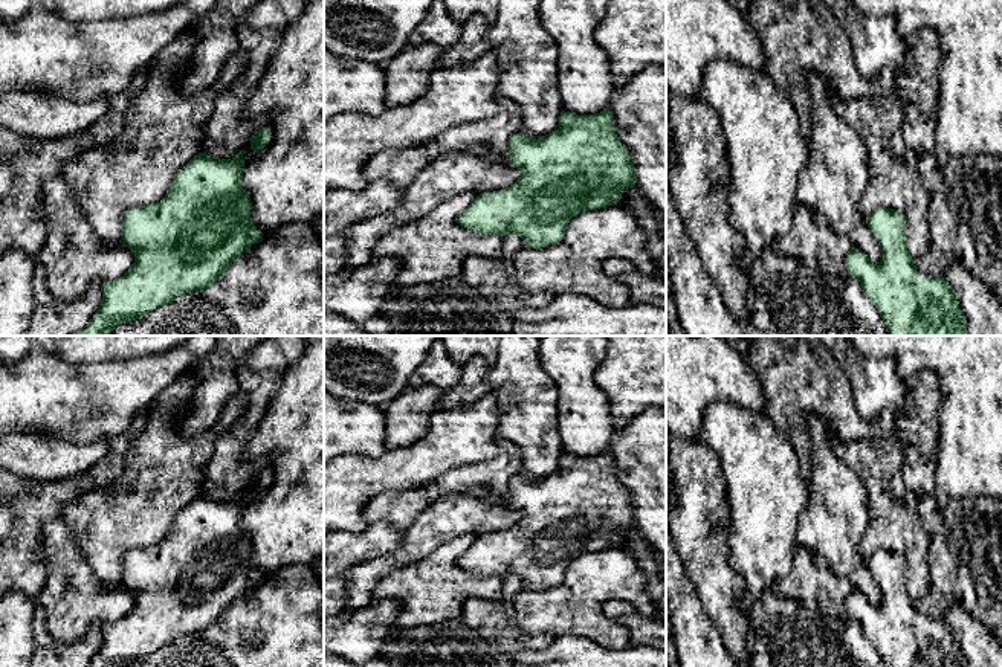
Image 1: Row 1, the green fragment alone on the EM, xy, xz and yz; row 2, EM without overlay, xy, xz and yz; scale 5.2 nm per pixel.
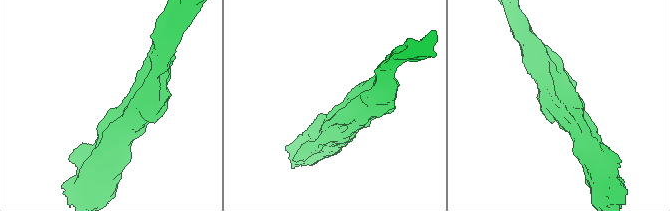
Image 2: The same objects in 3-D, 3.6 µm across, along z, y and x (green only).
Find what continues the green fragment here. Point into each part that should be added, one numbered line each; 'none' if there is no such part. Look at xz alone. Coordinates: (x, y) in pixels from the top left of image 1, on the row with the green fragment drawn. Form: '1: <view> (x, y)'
none

